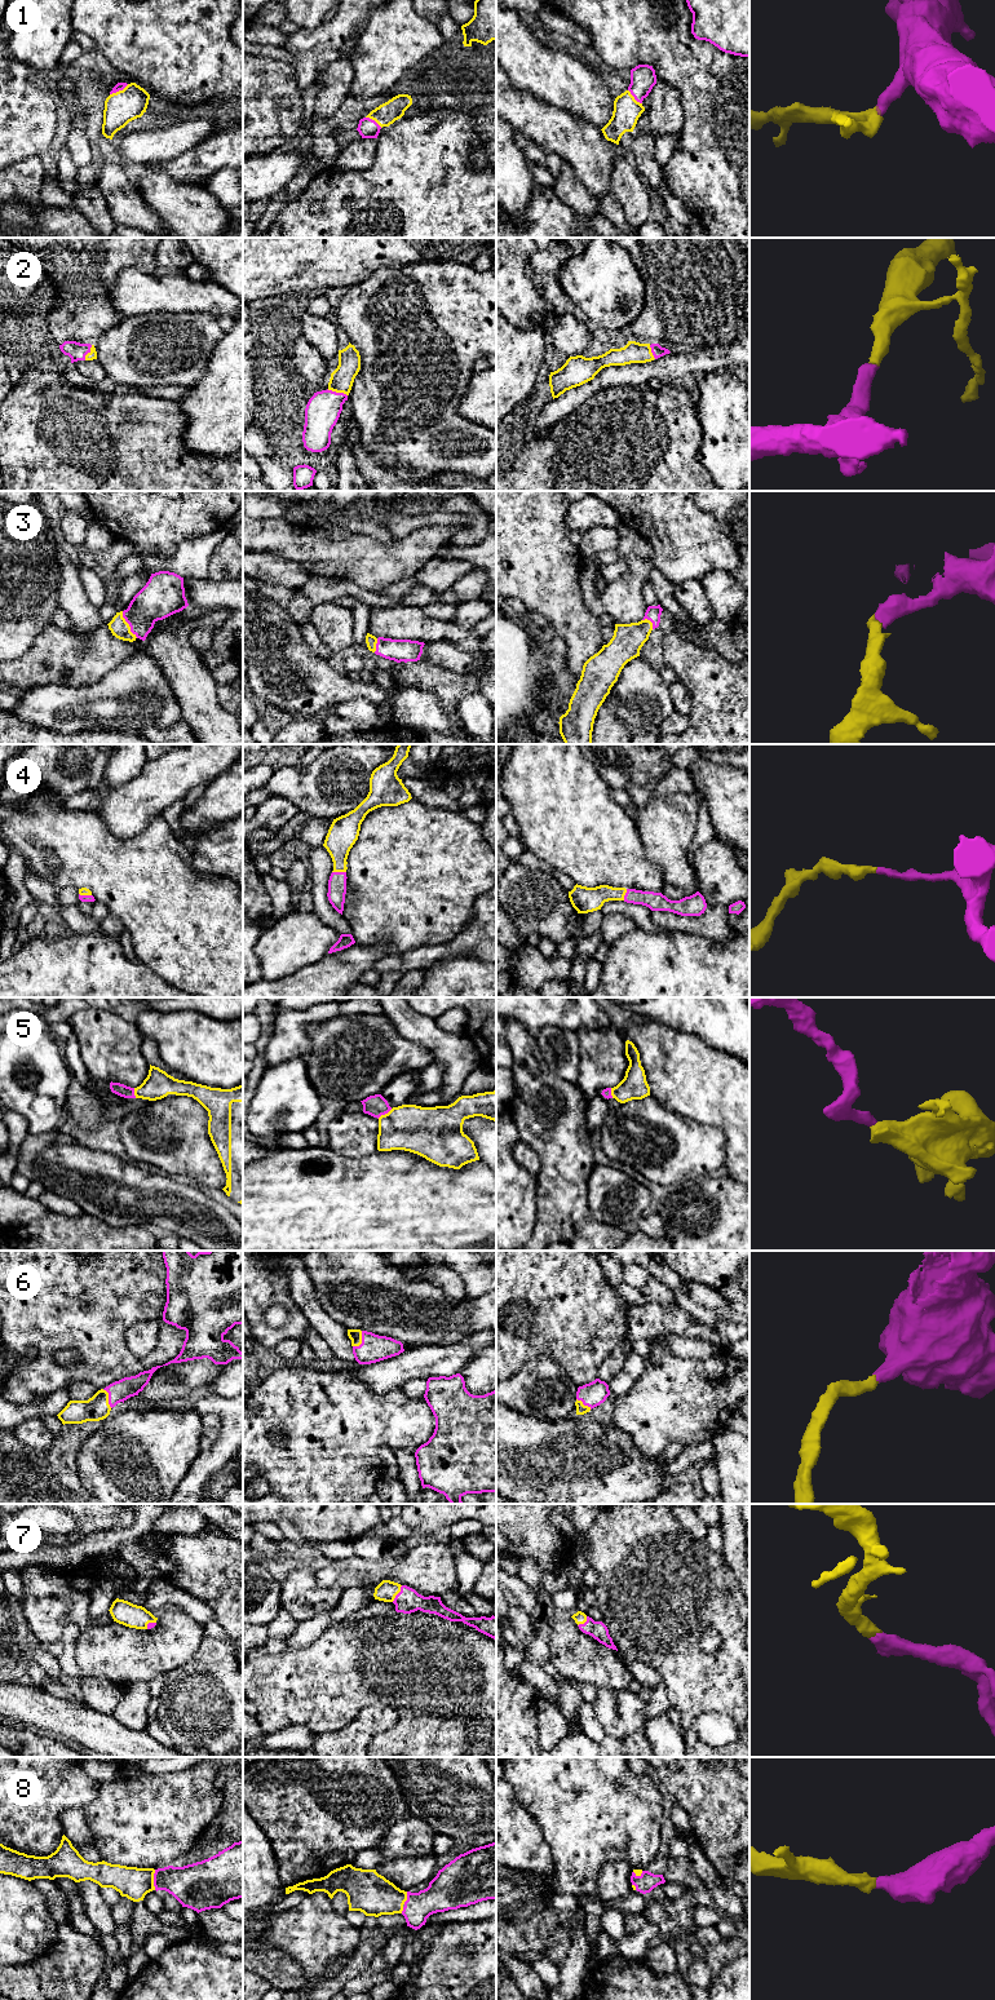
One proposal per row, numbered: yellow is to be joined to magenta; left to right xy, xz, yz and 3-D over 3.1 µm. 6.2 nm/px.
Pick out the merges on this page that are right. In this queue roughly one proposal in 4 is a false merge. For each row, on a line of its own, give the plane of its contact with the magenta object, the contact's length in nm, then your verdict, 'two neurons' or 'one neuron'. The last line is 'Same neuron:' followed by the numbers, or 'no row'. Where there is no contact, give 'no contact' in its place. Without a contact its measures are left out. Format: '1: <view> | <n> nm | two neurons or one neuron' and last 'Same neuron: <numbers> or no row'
1: xy | 140 nm | one neuron
2: xz | 130 nm | one neuron
3: xy | 190 nm | one neuron
4: xz | 90 nm | one neuron
5: xz | 110 nm | one neuron
6: xz | 120 nm | one neuron
7: xz | 120 nm | one neuron
8: xy | 130 nm | one neuron
Same neuron: 1, 2, 3, 4, 5, 6, 7, 8

